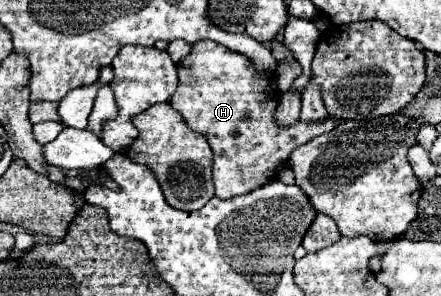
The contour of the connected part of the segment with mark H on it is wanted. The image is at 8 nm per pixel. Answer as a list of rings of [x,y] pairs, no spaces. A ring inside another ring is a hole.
[[[213,40],[191,44],[191,52],[177,64],[177,70],[179,86],[169,102],[193,132],[207,138],[215,154],[215,196],[221,200],[247,194],[271,182],[279,164],[287,162],[297,146],[333,130],[337,124],[333,118],[327,118],[317,124],[305,124],[299,120],[293,126],[279,128],[273,120],[277,106],[275,80],[259,76],[243,54],[231,52]]]

